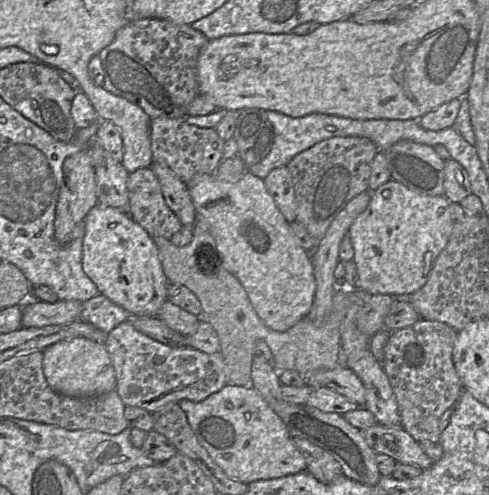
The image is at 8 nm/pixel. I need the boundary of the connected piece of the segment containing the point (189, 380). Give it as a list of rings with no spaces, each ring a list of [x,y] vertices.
[[[126,320],[107,333],[104,346],[115,370],[116,390],[125,406],[135,406],[154,413],[160,408],[181,400],[201,402],[227,385],[221,353],[206,354],[190,347],[172,347],[139,332]]]

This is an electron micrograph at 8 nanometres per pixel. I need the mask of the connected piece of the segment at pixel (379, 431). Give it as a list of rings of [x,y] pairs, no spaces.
[[[380,423],[362,431],[367,444],[376,454],[385,454],[399,463],[414,465],[422,470],[434,462],[403,427],[388,427]]]

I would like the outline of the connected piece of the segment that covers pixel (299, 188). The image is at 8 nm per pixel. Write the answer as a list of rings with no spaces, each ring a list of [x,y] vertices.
[[[332,137],[294,156],[286,165],[295,189],[297,218],[307,232],[319,240],[338,213],[354,197],[368,190],[372,161],[379,151],[365,137]]]

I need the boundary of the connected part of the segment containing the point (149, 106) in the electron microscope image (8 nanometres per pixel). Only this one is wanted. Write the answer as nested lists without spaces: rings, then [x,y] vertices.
[[[135,19],[119,29],[111,44],[98,54],[104,70],[103,88],[138,105],[151,119],[187,118],[188,106],[200,95],[197,77],[198,58],[209,39],[191,25],[177,25],[168,20]]]

